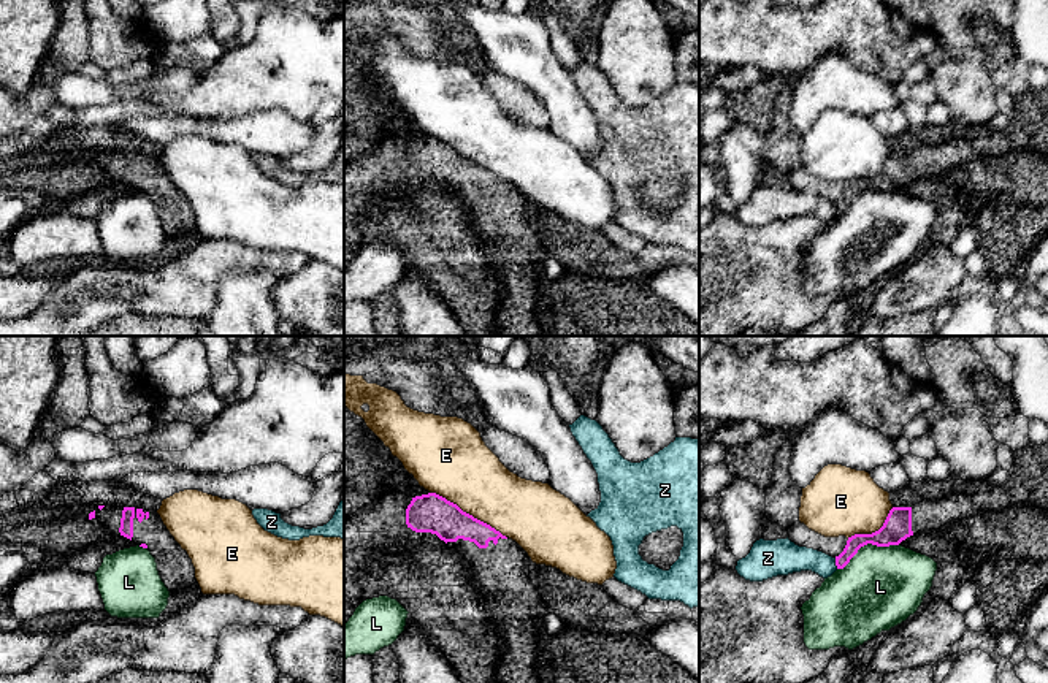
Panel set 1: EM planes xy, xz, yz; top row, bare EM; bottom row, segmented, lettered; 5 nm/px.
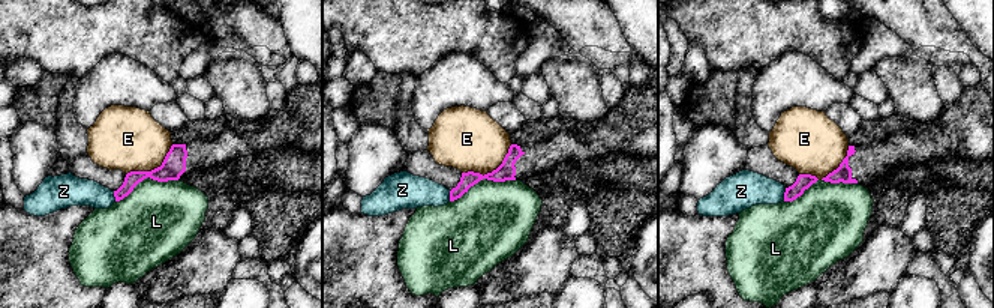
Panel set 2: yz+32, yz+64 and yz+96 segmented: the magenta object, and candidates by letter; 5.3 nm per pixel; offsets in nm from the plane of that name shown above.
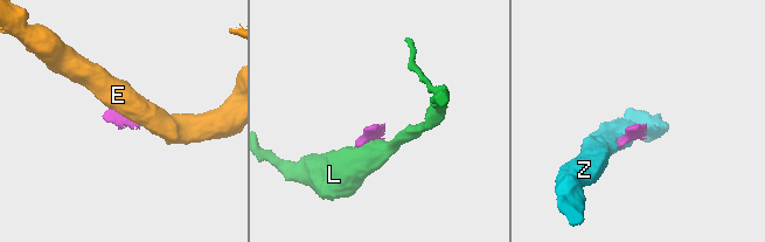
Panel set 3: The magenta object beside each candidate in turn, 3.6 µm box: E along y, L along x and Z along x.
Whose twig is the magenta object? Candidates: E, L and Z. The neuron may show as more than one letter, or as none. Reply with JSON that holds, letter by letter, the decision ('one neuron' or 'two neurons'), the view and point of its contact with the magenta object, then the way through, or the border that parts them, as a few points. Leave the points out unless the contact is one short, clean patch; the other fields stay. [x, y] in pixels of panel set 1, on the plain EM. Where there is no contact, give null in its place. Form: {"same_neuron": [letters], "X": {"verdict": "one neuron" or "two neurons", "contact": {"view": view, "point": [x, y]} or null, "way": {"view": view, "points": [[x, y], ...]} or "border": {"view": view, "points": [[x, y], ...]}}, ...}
{"same_neuron": [], "E": {"verdict": "two neurons", "contact": {"view": "xz", "point": [468, 159]}}, "L": {"verdict": "two neurons", "contact": {"view": "yz", "point": [866, 189]}, "border": {"view": "yz", "points": [[898, 189], [864, 189], [837, 214]]}}, "Z": {"verdict": "two neurons", "contact": {"view": "yz", "point": [836, 208]}, "border": {"view": "yz", "points": [[834, 203], [837, 213]]}}}

